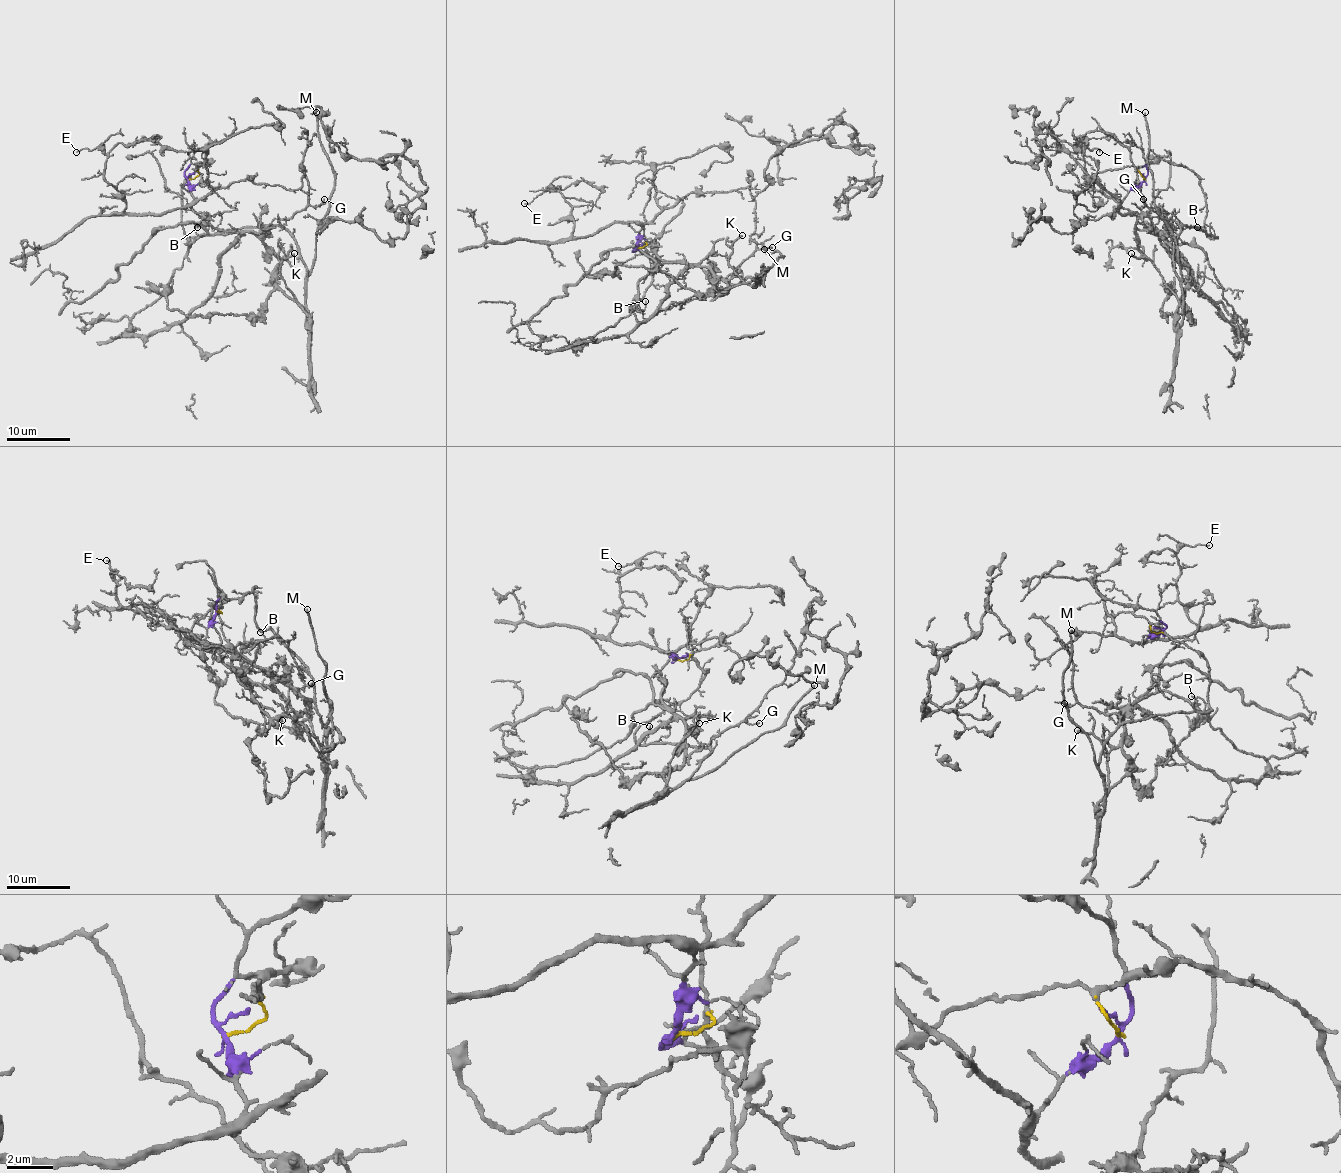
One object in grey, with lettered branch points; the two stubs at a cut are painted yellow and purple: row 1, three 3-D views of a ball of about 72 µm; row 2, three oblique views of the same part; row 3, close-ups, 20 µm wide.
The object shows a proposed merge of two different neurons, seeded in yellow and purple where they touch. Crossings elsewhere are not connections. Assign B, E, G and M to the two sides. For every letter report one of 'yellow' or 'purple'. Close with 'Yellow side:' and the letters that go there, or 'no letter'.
B: yellow
E: purple
G: yellow
M: yellow
Yellow side: B, G, M

